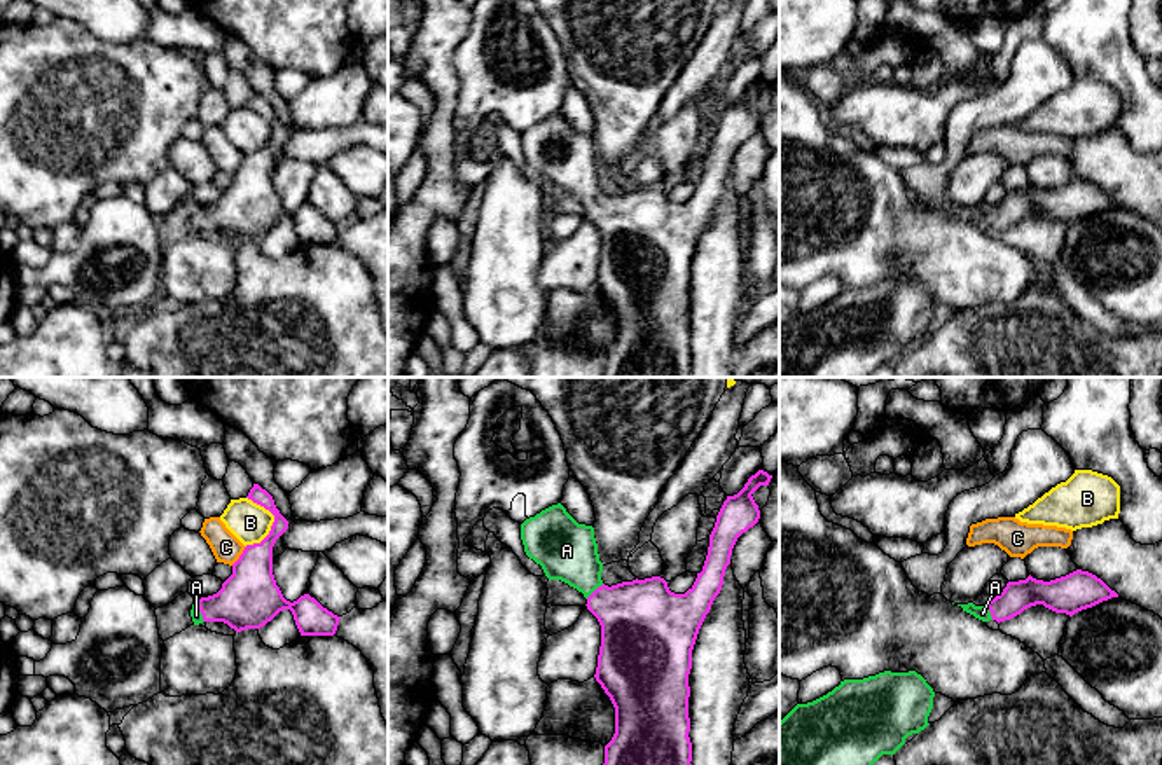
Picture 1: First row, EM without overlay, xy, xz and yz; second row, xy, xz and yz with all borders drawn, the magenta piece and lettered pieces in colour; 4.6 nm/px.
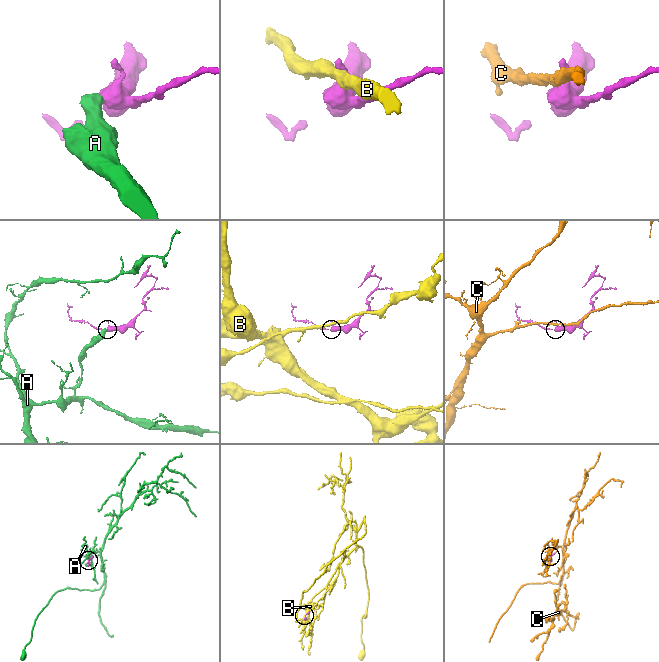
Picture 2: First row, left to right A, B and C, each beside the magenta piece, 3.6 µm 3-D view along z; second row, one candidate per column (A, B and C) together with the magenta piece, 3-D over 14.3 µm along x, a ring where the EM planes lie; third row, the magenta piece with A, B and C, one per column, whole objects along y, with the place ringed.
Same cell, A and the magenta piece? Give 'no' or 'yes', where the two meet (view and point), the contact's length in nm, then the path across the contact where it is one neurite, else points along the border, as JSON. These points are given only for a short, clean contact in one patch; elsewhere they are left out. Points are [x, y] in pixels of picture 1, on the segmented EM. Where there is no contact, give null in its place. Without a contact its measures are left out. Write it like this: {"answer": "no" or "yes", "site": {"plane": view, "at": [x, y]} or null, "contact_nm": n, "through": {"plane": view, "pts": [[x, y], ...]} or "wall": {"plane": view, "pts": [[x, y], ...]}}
{"answer": "yes", "site": {"plane": "xy", "at": [200, 610]}, "contact_nm": 120, "through": {"plane": "xy", "pts": [[250, 598], [235, 605], [200, 610], [196, 615]]}}

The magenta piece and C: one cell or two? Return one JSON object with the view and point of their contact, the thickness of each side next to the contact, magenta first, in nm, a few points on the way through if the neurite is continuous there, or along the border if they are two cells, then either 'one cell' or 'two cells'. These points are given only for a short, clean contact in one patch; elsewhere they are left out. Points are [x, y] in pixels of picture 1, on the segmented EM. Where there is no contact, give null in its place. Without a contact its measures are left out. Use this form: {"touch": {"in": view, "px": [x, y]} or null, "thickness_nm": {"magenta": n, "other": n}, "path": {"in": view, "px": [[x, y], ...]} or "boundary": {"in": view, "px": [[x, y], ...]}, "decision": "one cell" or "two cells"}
{"touch": {"in": "xy", "px": [240, 556]}, "thickness_nm": {"magenta": 280, "other": 140}, "boundary": {"in": "xy", "px": [[245, 547], [231, 565]]}, "decision": "two cells"}

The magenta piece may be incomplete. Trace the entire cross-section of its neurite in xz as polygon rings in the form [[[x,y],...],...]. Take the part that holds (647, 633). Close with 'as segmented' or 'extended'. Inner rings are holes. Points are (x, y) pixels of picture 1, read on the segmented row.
[[[758,470],[737,494],[727,496],[709,534],[702,571],[697,573],[694,585],[685,594],[671,592],[661,576],[605,585],[594,527],[578,524],[561,503],[521,524],[526,555],[542,566],[549,580],[561,580],[582,592],[587,610],[601,625],[594,678],[615,707],[615,734],[605,746],[603,765],[690,765],[688,674],[692,650],[699,629],[722,590],[737,538],[760,519],[758,505],[751,494],[760,486],[769,486],[771,479],[772,475]]]; extended

